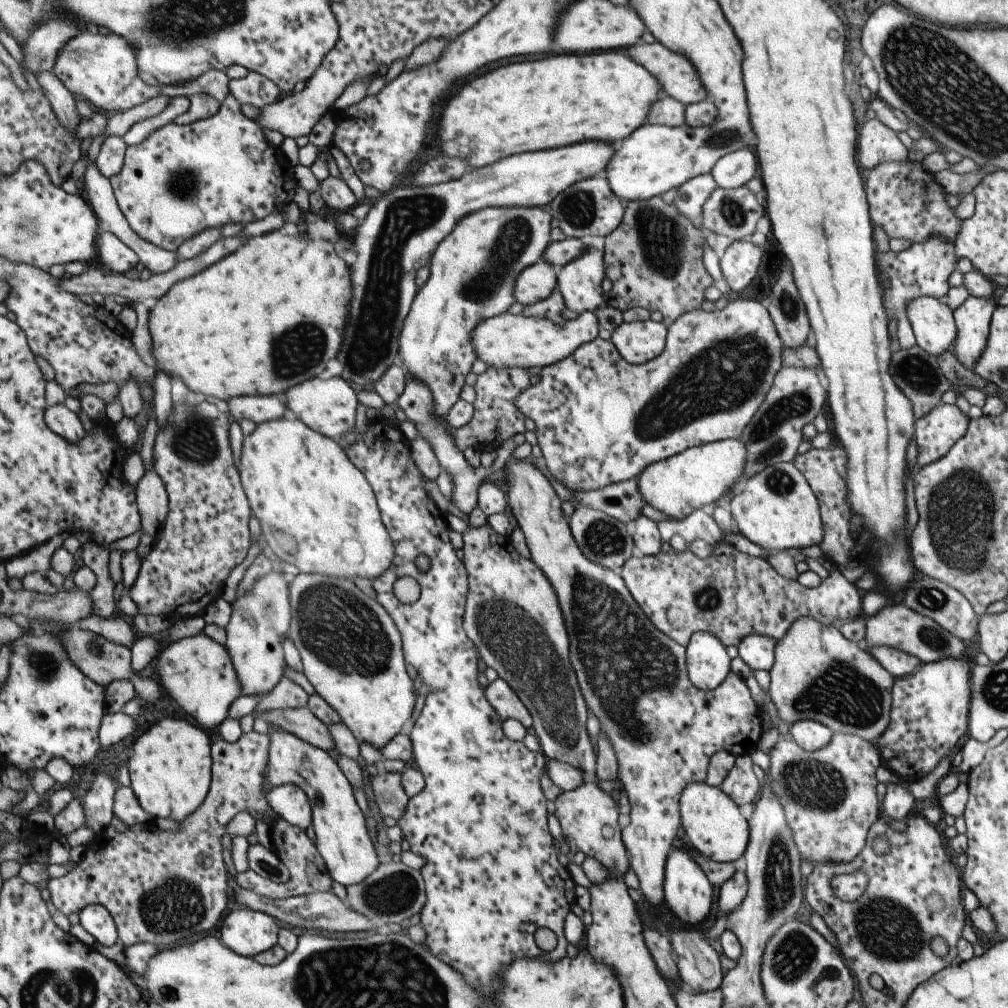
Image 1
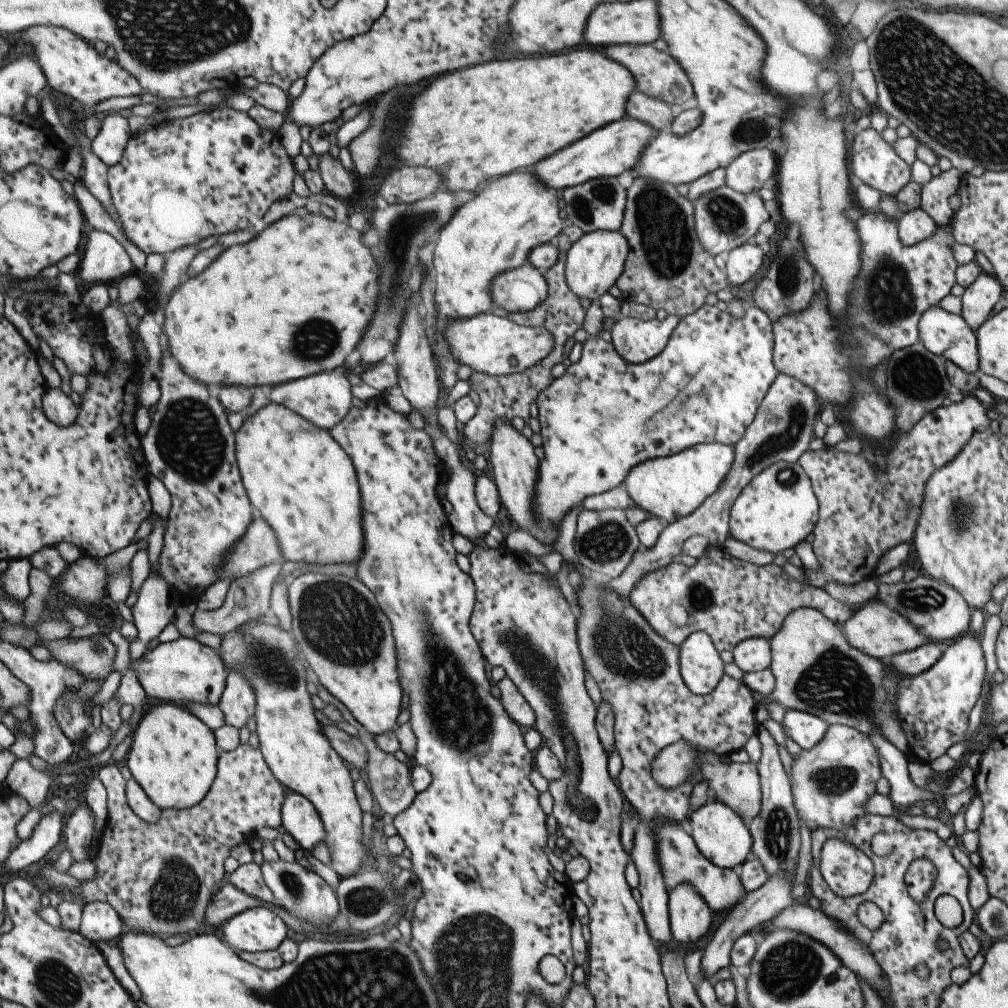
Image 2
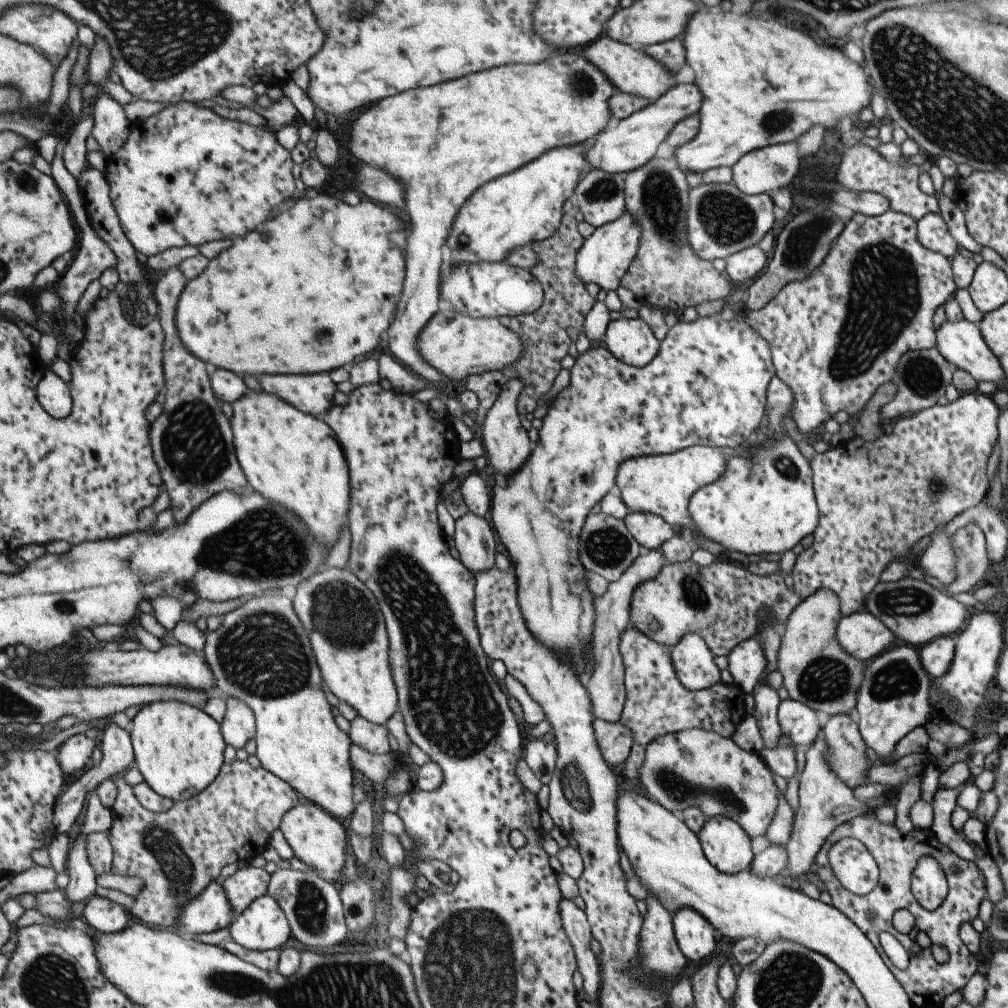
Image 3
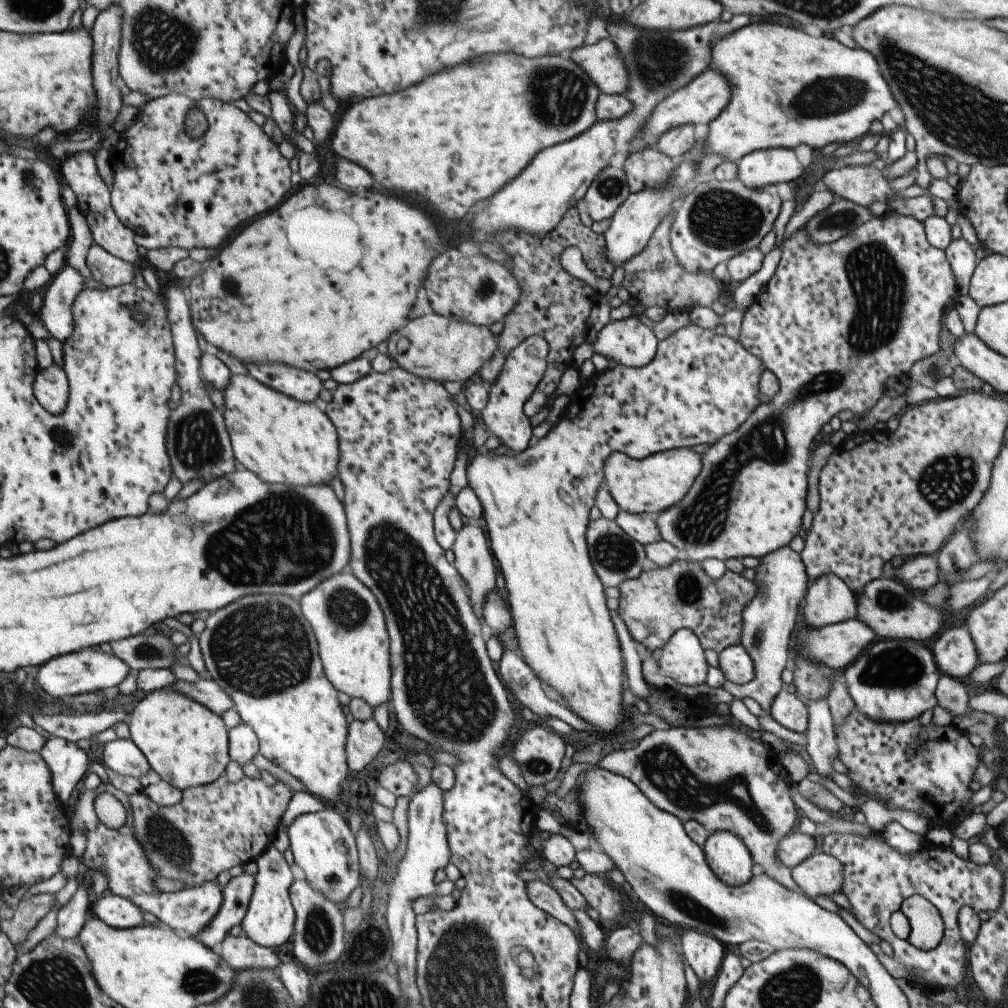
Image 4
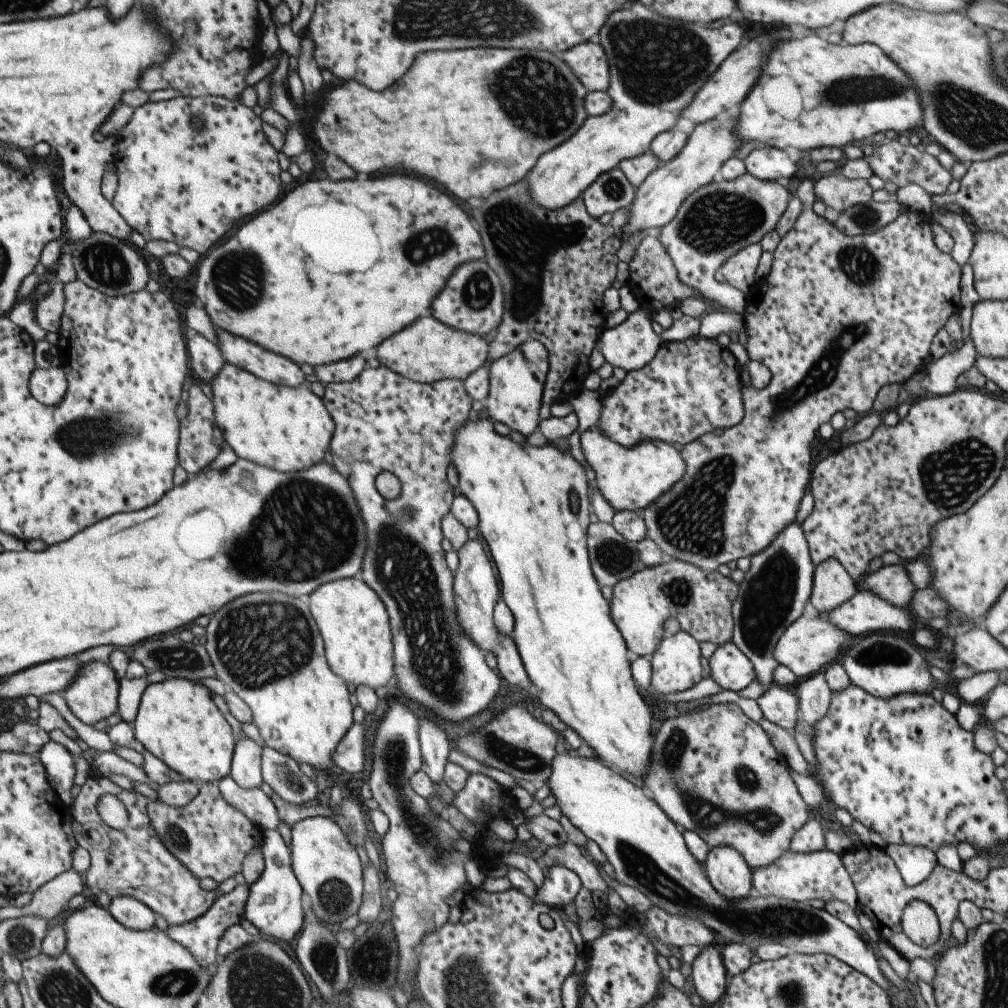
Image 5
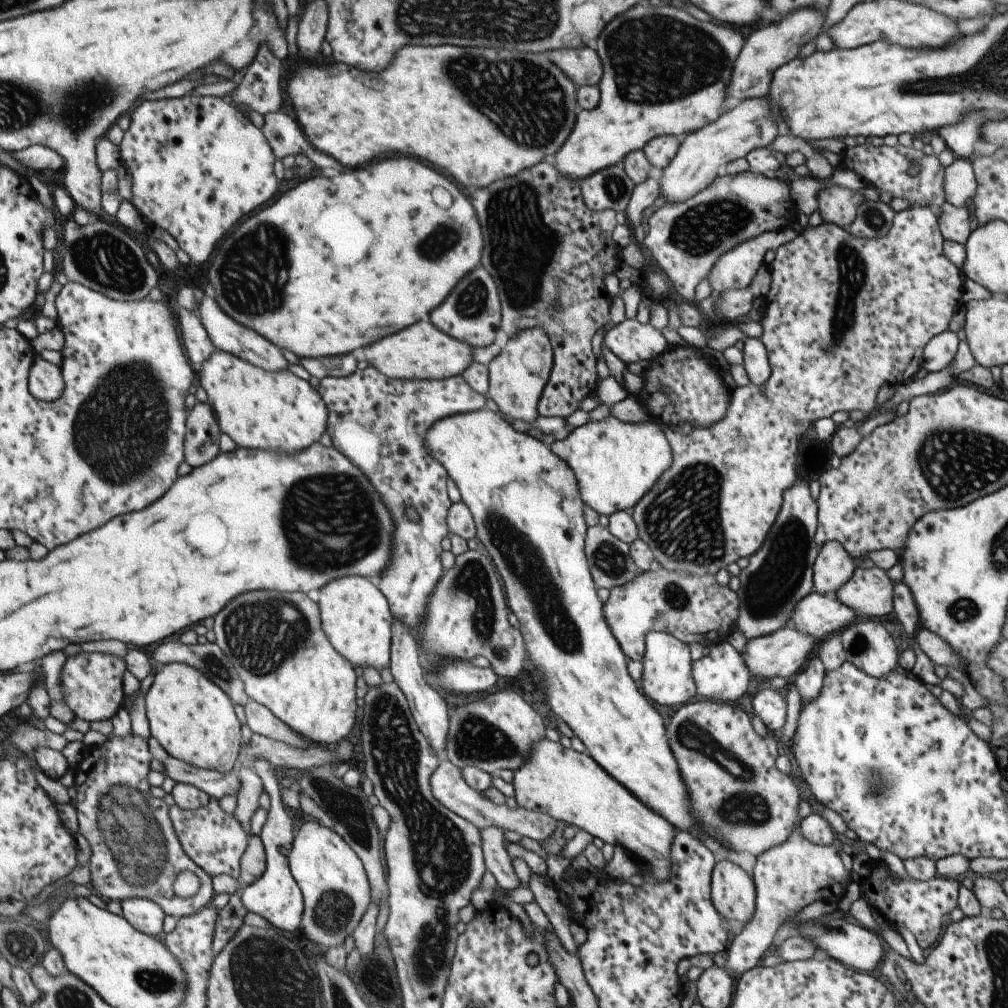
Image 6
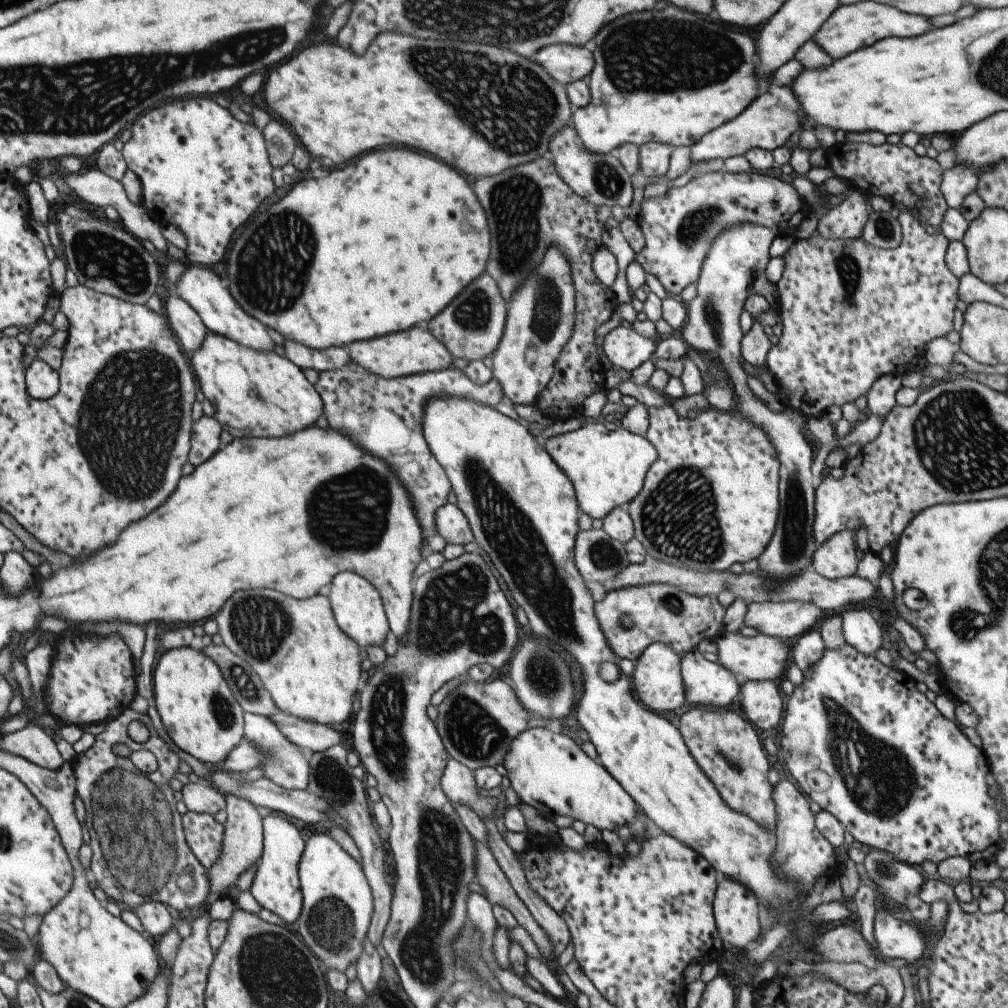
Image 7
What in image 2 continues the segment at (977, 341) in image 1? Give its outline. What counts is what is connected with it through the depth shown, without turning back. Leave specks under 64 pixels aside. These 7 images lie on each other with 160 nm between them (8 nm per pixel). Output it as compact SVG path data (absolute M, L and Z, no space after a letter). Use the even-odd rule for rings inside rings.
M981 272L978 277L964 288L960 296L963 320L977 332L978 326L989 316L991 308L999 302L1004 289L993 274Z

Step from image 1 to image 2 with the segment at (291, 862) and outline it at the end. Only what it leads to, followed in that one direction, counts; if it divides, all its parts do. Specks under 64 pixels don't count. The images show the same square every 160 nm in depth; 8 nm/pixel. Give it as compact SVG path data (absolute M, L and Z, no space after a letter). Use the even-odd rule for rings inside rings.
M253 862L241 865L231 874L229 882L264 903L273 904L275 901L274 892L264 879L262 867Z

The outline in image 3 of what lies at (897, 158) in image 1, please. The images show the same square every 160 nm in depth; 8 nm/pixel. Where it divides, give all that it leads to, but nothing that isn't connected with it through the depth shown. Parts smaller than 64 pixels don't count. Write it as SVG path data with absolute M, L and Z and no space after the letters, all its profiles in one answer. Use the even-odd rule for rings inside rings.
M856 144L843 154L835 173L835 180L848 191L869 191L883 195L888 200L889 209L903 213L918 221L927 213L939 215L939 207L937 207L935 196L923 194L919 190L919 171L915 167L904 167L903 165L897 165L897 163L885 161L875 149Z

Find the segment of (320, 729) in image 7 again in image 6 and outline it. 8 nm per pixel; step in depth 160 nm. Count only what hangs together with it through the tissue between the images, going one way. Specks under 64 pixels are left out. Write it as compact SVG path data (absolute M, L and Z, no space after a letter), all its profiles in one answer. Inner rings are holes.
M251 700L246 704L248 726L254 733L289 743L297 748L311 746L310 742L295 732L295 729L275 716L275 713L260 702Z

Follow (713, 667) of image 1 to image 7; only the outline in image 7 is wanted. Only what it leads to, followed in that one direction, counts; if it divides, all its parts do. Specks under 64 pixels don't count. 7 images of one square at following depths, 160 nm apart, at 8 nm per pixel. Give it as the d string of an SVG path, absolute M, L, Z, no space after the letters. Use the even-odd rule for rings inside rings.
M654 642L643 649L634 661L629 681L633 682L634 694L639 702L649 710L659 714L671 712L686 702L683 683L679 672L680 656L666 644Z

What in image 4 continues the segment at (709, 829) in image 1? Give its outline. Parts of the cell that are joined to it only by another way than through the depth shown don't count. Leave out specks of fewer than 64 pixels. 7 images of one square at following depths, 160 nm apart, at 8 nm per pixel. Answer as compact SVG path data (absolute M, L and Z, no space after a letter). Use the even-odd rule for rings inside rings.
M714 832L706 837L702 851L707 866L723 884L738 887L752 877L751 855L734 834Z

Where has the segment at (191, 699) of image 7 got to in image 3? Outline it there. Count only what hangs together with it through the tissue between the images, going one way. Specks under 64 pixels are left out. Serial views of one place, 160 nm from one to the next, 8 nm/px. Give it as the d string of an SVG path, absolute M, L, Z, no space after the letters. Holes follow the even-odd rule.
M157 701L141 707L132 721L135 764L160 795L174 802L187 801L218 778L228 746L222 724L202 708L183 701Z

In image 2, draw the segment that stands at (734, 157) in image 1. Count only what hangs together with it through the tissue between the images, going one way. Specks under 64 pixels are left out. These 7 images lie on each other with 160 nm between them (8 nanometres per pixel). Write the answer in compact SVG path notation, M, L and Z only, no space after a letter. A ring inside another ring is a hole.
M767 148L749 149L733 159L725 168L725 182L738 193L758 191L775 172L775 154Z

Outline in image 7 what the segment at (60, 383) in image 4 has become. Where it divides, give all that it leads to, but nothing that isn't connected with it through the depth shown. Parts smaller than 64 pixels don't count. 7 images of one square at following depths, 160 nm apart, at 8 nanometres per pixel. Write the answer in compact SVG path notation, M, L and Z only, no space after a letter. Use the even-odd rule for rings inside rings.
M39 358L26 370L27 388L35 399L46 401L57 396L60 382L60 371L56 371L47 361Z

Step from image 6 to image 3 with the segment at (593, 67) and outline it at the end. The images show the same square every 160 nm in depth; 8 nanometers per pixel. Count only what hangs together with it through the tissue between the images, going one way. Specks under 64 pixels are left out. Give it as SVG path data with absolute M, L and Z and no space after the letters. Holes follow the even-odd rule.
M605 34L587 44L580 53L606 76L617 91L645 99L656 99L674 84L673 76L667 74L663 65L647 56L640 48L620 43Z

